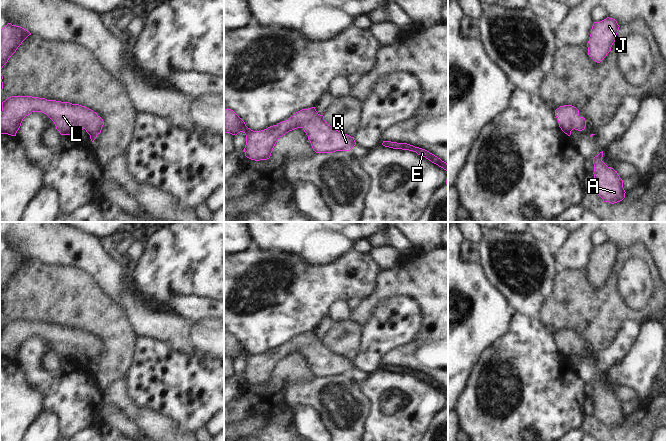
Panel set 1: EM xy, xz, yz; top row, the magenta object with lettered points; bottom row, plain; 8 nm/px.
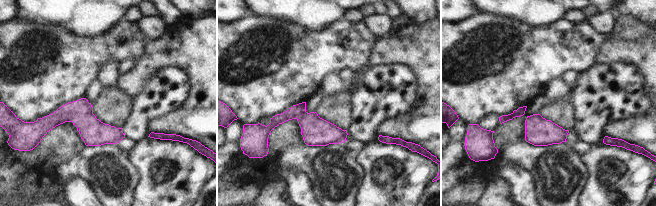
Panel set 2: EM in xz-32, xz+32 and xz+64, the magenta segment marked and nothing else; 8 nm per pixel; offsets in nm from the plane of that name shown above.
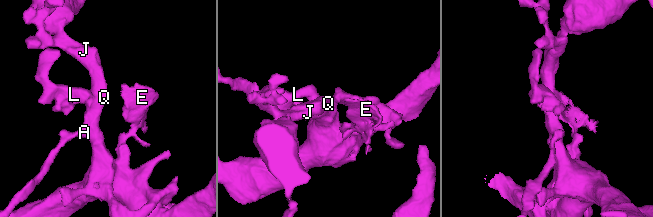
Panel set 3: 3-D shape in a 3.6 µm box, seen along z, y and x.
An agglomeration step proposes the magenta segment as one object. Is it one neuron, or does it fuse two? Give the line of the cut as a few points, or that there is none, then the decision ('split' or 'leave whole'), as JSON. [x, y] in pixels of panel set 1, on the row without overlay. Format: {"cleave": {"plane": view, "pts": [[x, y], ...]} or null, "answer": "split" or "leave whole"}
{"cleave": null, "answer": "leave whole"}

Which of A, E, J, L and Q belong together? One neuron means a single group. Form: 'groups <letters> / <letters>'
groups A E J L Q

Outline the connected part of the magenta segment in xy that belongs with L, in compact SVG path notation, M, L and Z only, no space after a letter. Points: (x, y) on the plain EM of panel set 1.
M11 320L2 326L0 358L16 360L23 343L32 336L46 338L61 359L72 359L85 353L92 366L104 349L96 336L79 328L32 320Z

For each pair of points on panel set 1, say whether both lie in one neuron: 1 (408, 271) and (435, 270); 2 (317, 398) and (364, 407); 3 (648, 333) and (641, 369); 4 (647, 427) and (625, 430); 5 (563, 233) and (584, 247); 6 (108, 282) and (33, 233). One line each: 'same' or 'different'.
1: same
2: same
3: same
4: same
5: different
6: same

